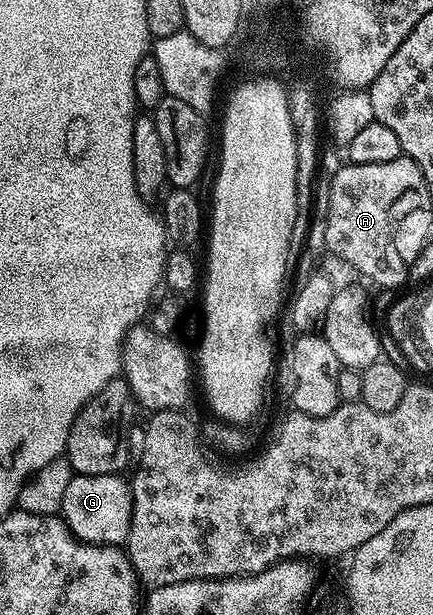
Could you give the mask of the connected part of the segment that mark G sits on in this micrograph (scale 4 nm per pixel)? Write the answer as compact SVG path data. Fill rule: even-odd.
M117 473L108 475L75 475L68 483L60 516L74 536L90 545L121 546L128 539L132 523L130 481Z

